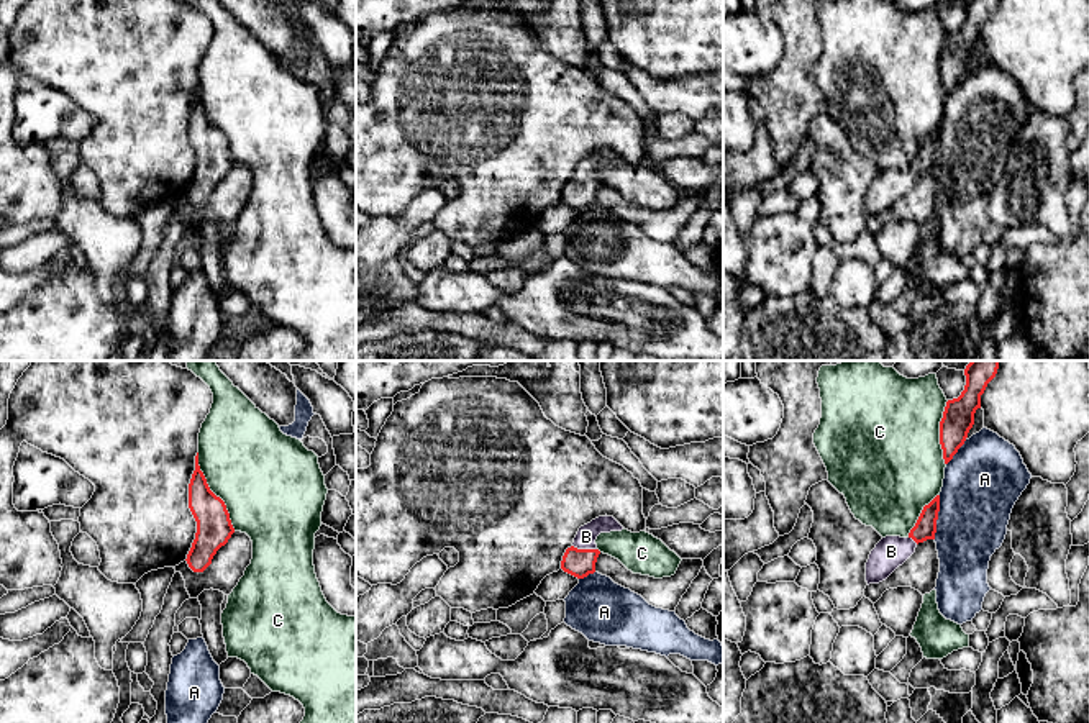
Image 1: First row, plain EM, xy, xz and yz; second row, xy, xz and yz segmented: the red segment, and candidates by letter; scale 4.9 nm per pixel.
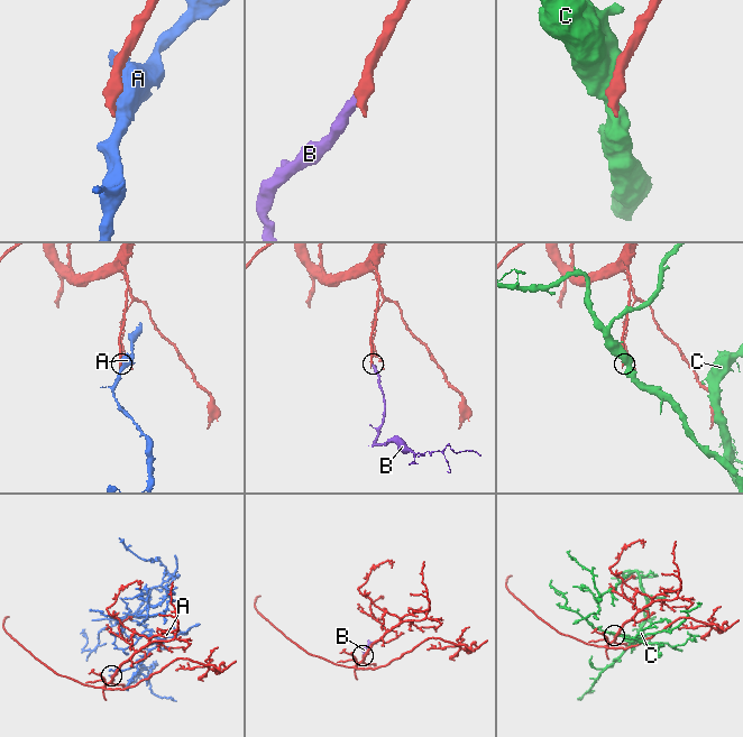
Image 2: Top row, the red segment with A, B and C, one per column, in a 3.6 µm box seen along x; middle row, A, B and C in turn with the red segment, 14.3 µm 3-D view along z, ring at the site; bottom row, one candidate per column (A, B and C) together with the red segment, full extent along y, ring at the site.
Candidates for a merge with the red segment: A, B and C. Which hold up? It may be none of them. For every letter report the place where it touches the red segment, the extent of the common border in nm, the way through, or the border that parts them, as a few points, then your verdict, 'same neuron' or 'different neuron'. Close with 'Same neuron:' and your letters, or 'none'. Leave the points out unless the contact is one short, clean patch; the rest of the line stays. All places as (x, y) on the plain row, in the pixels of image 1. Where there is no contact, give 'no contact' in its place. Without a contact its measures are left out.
A: yz (937, 150) | 220 nm | different neuron
B: xz (584, 182) | 120 nm | across xz (579, 195), (584, 182), (586, 169) | same neuron
C: xy (212, 125) | 420 nm | different neuron
Same neuron: B

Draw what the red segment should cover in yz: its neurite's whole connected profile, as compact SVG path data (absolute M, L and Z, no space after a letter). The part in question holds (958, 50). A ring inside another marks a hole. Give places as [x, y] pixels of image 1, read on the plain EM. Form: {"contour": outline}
{"contour": "M966 0L966 18L958 31L948 33L940 54L940 77L945 97L964 77L974 57L974 46L981 41L981 28L996 10L999 0Z"}

